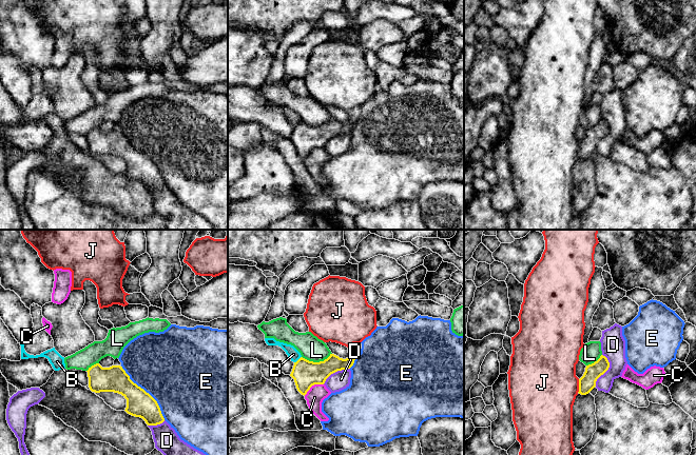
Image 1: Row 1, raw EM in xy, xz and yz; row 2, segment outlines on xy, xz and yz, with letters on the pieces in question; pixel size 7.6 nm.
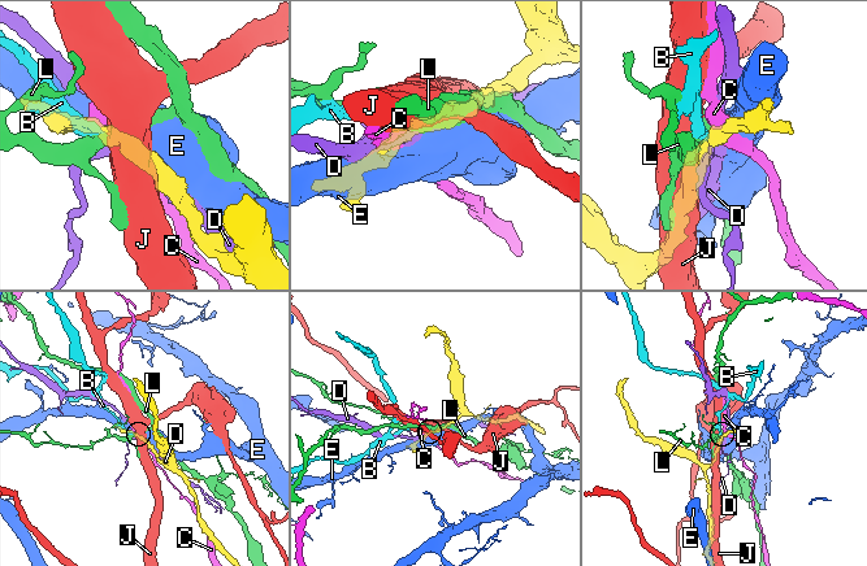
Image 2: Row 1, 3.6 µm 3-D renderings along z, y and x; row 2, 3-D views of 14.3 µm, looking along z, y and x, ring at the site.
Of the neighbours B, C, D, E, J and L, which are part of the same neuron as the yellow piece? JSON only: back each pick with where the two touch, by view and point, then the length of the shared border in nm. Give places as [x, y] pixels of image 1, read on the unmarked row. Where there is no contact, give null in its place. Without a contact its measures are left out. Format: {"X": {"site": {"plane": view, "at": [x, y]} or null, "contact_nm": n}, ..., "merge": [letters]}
{"merge": []}

